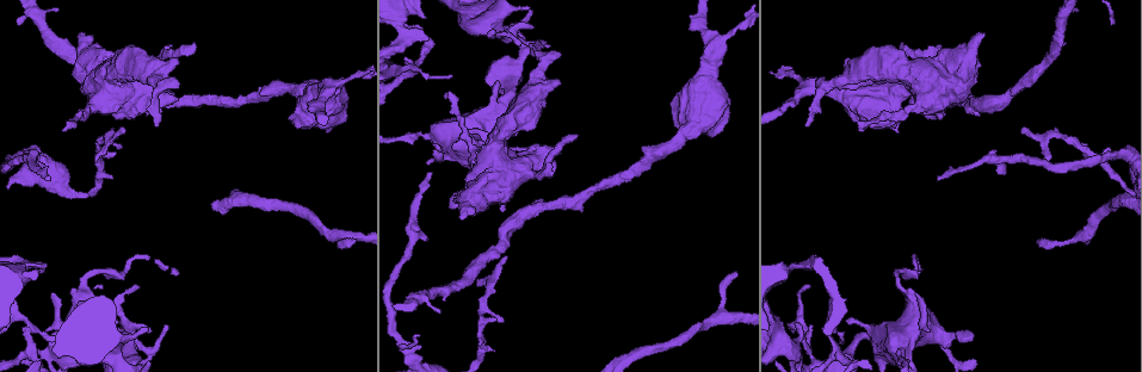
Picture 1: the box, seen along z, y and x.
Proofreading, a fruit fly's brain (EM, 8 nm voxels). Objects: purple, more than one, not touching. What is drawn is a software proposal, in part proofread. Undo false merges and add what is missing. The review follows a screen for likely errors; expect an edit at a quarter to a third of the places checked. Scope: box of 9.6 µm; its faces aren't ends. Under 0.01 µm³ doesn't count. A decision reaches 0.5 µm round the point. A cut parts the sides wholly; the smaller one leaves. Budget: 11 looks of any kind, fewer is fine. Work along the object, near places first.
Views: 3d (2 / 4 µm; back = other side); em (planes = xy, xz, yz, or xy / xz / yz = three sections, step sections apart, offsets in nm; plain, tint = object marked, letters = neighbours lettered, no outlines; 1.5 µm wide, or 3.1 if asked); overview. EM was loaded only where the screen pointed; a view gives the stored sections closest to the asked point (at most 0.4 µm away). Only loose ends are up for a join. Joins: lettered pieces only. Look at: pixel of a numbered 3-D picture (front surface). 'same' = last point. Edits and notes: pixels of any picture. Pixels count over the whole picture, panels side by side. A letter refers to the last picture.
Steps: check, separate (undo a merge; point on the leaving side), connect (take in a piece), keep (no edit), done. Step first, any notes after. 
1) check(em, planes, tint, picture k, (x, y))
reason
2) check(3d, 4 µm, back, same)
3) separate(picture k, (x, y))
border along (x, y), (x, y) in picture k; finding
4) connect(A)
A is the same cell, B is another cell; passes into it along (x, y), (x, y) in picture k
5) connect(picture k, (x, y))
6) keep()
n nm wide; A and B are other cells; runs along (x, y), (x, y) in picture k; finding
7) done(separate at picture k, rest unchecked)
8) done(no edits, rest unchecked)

check(3d, 2 µm, picture 1, (79, 33))
branch stops here

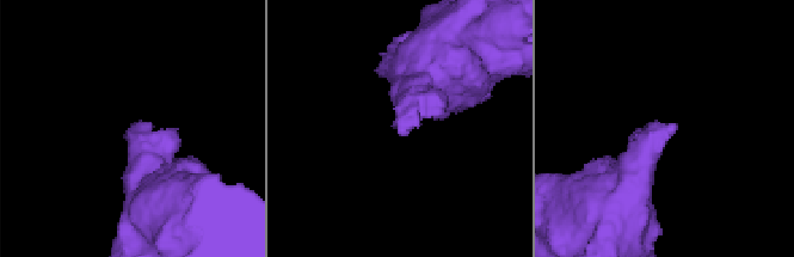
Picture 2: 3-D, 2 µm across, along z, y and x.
check(em, xy, step 8, letters, picture 2, (400, 131))

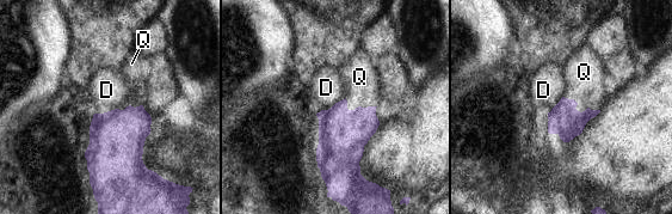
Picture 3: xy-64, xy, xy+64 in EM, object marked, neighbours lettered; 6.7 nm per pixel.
check(em, planes, letters, same)
cut it another way

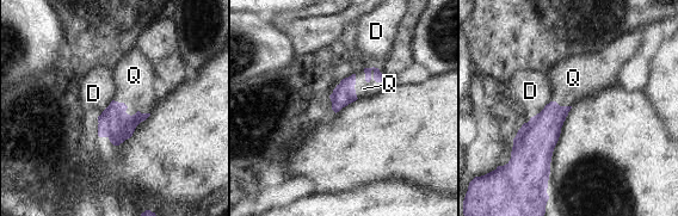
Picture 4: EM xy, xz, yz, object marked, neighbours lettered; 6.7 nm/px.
connect(Q)
D touches over 240 nm; Q is the same cell, D is another cell; passes into it along (378, 76), (370, 79), (363, 88) in picture 4; the cell continues

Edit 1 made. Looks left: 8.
check(overview)
redraw

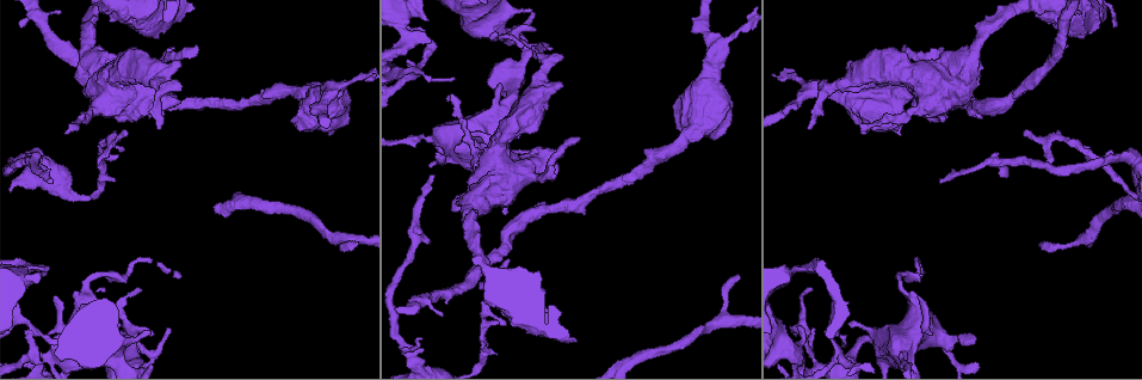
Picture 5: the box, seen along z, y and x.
check(em, planes, letters, picture 5, (813, 290))
tapers out

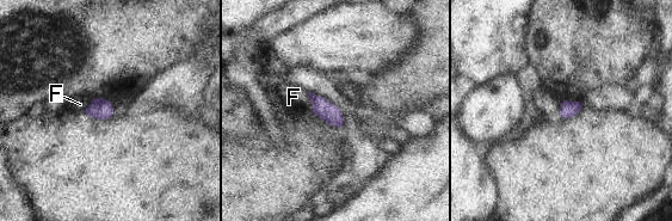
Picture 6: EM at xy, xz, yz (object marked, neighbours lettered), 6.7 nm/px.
keep()
110 nm wide; F is another cell; border along (307, 92), (313, 111) in picture 6; none of them fits

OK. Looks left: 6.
check(3d, 4 µm, picture 5, (153, 355))
three arms meet

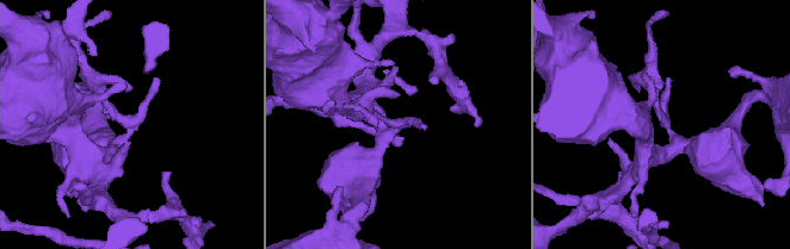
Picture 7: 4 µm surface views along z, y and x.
check(em, planes, letters, picture 7, (127, 127))
now the EM

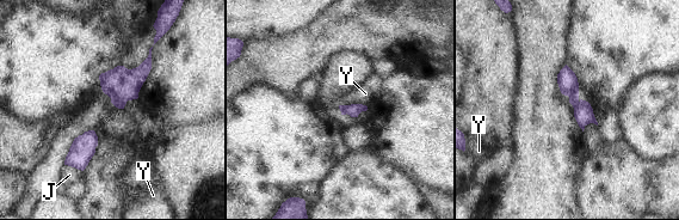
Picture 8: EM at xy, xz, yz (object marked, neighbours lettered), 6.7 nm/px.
keep()
J and Y are other cells; runs along (566, 69), (574, 99), (592, 120) in picture 8; continuous, no second cell

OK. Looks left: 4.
done(connect at picture 4, rest unchecked)

